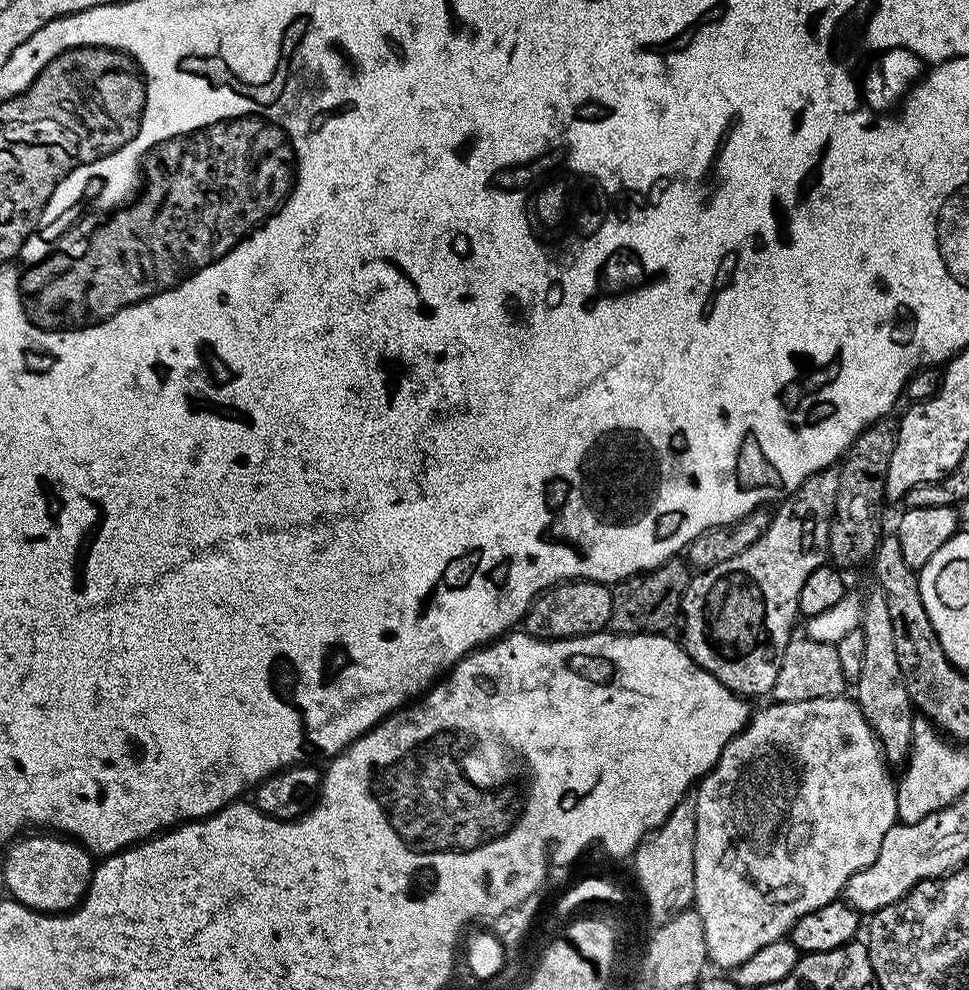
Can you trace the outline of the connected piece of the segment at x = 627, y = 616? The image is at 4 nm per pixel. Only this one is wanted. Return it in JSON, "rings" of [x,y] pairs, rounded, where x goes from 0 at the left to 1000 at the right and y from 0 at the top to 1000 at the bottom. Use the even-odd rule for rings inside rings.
{"rings":[[[695,564],[686,570],[681,570],[669,578],[660,578],[656,582],[648,582],[645,586],[639,587],[632,594],[632,607],[634,616],[632,617],[631,637],[641,642],[679,642],[690,637],[689,633],[693,629],[699,629],[703,621],[702,610],[706,606],[706,601],[710,595],[712,585],[712,574],[705,565]]]}

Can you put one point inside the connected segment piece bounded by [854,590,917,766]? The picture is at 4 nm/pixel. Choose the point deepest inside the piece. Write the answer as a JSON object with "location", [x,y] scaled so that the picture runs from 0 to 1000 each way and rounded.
{"location":[908,700]}

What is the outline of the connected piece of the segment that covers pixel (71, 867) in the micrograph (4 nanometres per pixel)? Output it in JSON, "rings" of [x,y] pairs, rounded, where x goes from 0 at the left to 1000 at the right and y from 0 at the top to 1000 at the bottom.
{"rings":[[[25,842],[7,854],[2,879],[6,883],[7,904],[36,921],[69,923],[83,916],[95,890],[97,866],[90,857],[65,842]]]}

